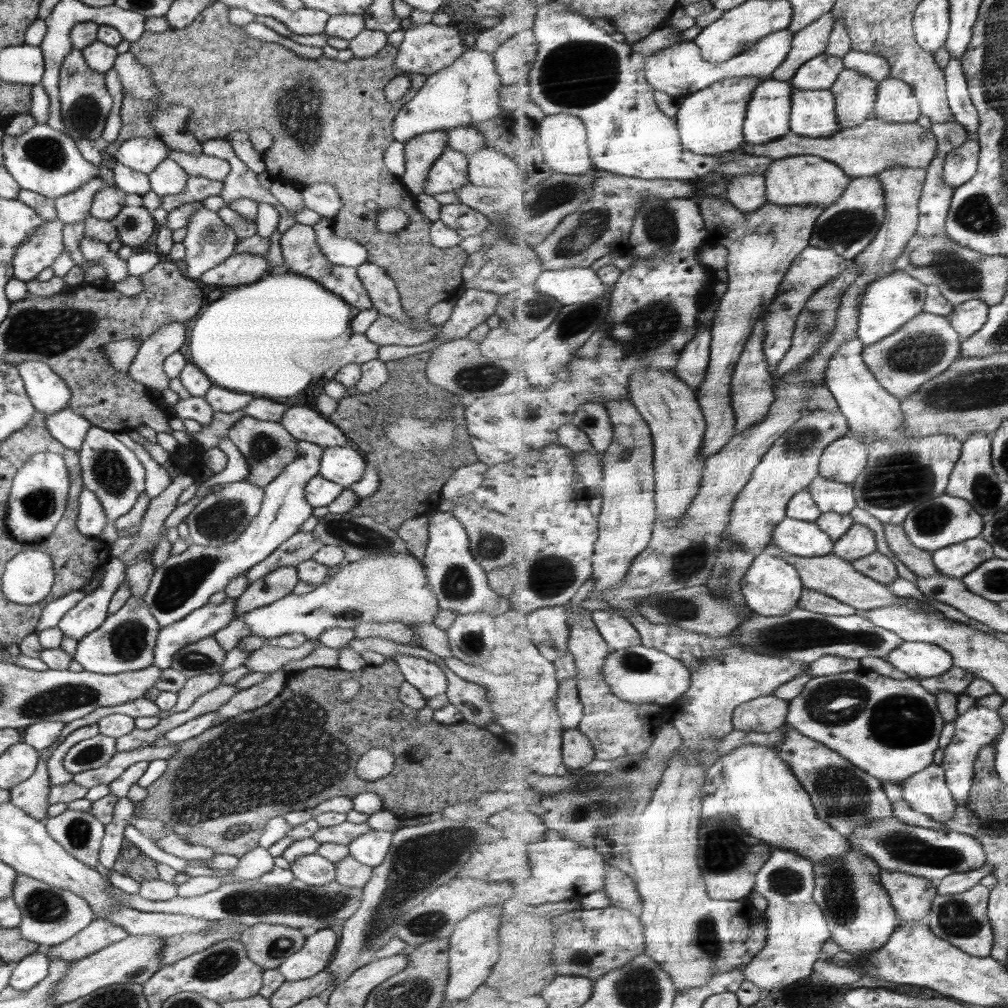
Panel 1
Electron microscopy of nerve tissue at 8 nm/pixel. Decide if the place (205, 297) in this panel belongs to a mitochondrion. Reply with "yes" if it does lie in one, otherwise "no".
no

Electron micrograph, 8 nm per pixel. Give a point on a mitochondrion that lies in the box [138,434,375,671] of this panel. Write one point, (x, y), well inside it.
(181, 580)

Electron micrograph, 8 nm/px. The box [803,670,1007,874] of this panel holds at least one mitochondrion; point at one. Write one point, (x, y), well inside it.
(908, 849)

